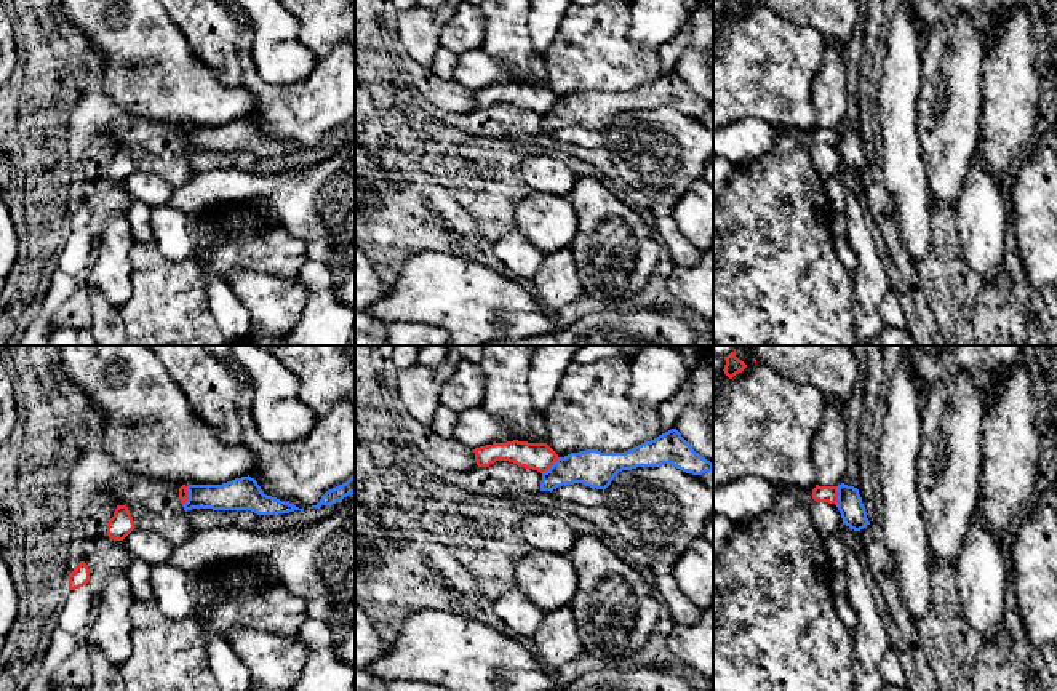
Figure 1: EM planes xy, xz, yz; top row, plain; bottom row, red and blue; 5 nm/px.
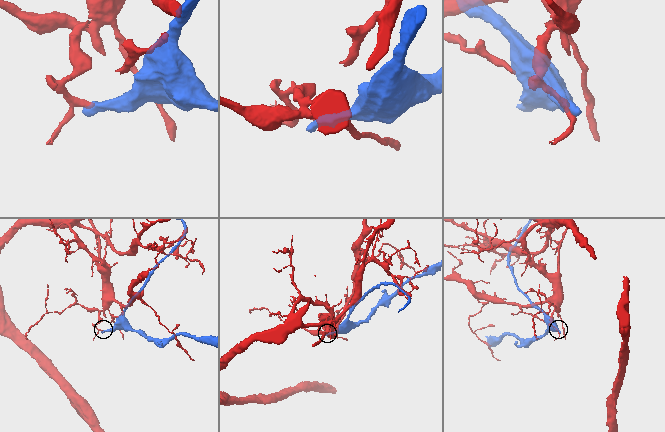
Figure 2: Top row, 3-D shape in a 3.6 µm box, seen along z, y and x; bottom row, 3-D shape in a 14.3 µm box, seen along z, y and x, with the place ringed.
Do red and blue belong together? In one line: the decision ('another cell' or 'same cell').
another cell

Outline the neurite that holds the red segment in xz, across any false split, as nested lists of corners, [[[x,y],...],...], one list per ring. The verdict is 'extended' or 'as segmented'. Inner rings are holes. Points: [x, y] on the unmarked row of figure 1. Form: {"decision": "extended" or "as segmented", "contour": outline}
{"decision": "as segmented", "contour": [[[507,83],[493,85],[473,91],[478,109],[489,109],[496,102],[509,102],[518,109],[547,114],[558,96],[547,85]]]}

